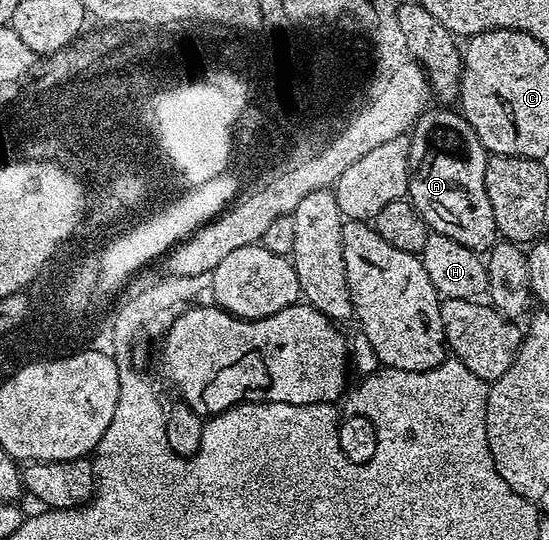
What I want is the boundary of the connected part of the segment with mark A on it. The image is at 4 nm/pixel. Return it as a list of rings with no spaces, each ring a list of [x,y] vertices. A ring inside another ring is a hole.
[[[449,107],[426,108],[408,134],[407,197],[432,232],[449,236],[481,255],[492,249],[499,237],[485,186],[487,150],[464,116],[452,111]]]

